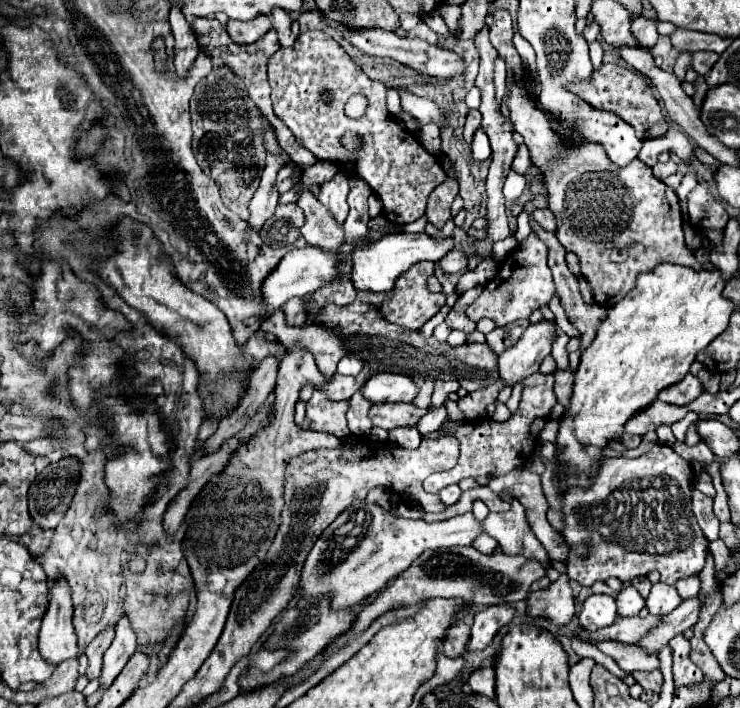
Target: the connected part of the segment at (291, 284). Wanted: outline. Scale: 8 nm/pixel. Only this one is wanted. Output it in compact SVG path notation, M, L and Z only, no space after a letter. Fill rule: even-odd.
M304 247L304 249L292 249L288 251L280 263L274 267L274 271L268 273L268 277L262 281L260 287L260 297L262 297L262 305L268 311L280 309L288 299L292 297L304 297L304 295L312 295L318 287L322 287L324 283L328 283L332 277L336 275L336 255L322 251L318 247Z

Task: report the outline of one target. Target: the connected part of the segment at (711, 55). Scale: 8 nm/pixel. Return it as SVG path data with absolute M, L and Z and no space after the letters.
M696 51L692 57L692 67L694 67L694 71L704 75L718 61L718 57L720 55L716 55L714 51Z

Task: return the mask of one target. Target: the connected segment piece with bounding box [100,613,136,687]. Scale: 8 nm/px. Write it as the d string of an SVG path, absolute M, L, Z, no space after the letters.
M126 613L120 615L116 625L116 637L108 651L104 653L104 667L102 667L102 687L112 685L112 681L118 677L118 673L124 669L130 655L136 651L136 633L130 625L130 619Z

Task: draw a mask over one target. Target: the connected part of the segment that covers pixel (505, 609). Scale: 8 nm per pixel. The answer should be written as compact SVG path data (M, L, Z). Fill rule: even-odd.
M494 605L476 613L466 649L468 651L484 649L492 641L492 637L498 633L498 629L510 623L512 617L514 617L514 609L510 605Z

